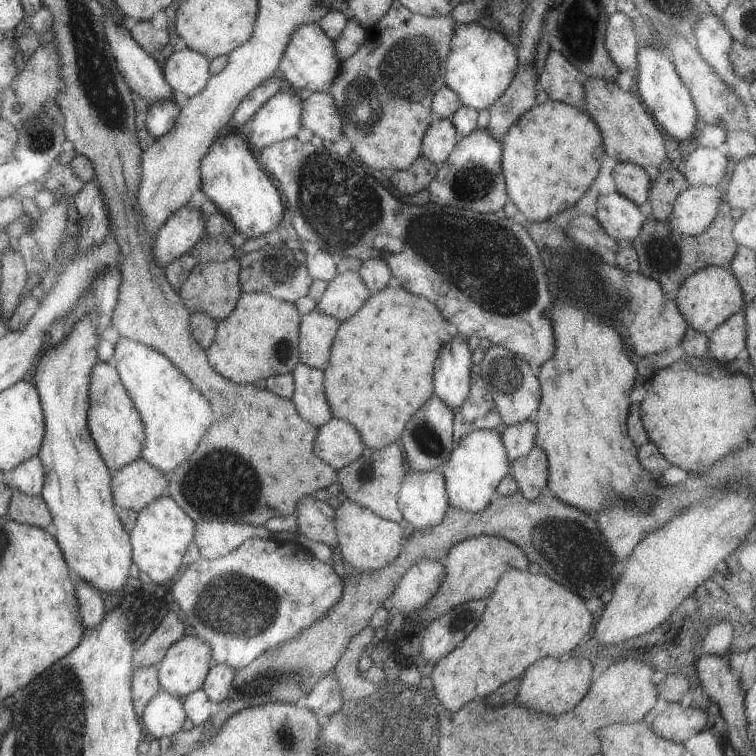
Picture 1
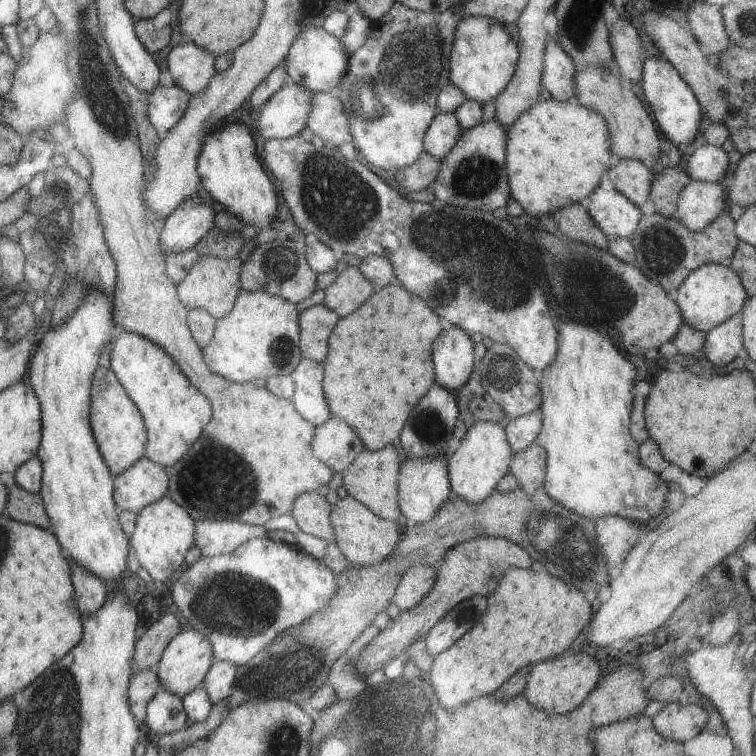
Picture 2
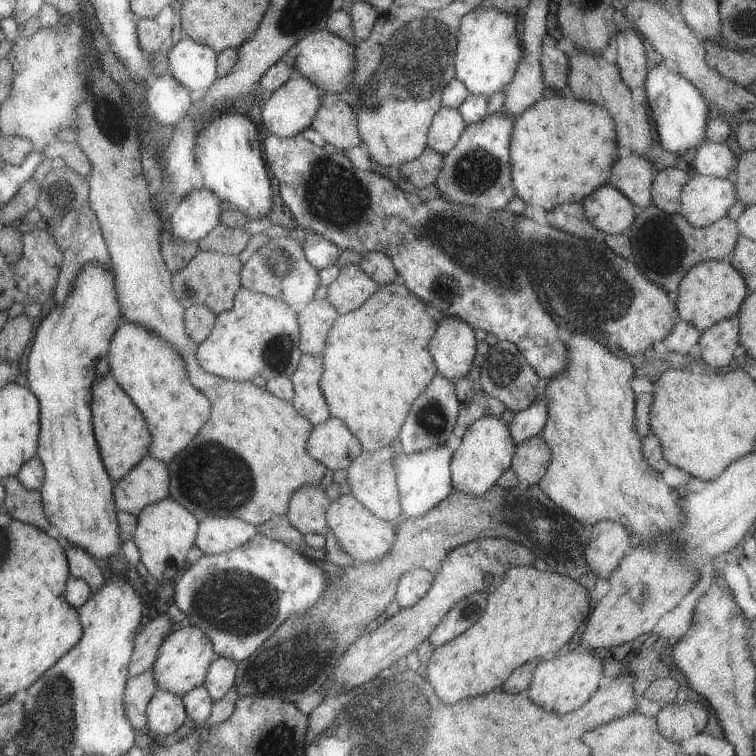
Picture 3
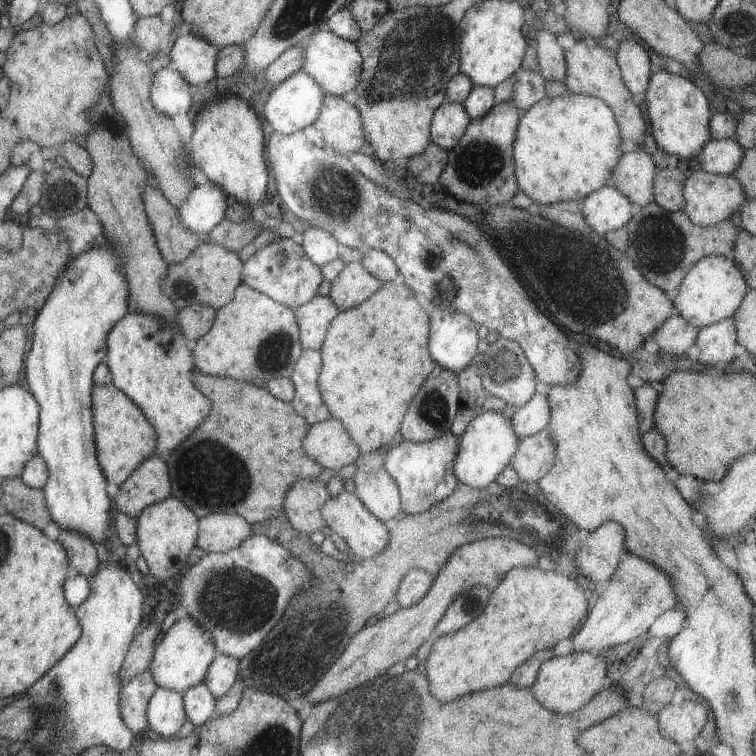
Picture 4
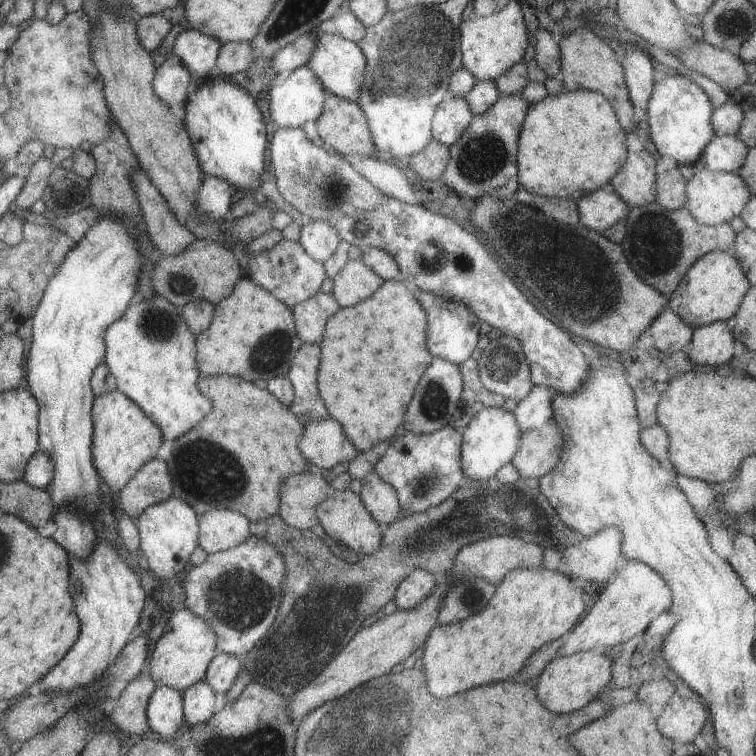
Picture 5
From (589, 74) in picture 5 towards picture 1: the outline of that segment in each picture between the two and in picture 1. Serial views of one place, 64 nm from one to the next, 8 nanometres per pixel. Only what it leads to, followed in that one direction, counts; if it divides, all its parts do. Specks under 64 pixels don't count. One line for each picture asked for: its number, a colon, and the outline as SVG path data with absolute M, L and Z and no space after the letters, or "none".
1: M585 80L585 98L583 98L583 112L591 116L601 132L601 146L603 152L617 160L617 164L635 164L641 166L651 182L659 174L659 166L667 160L667 146L661 136L661 130L653 116L645 110L637 96L629 92L621 92L617 84L605 80Z
2: M587 68L575 74L575 104L585 106L587 110L595 112L599 118L605 120L605 126L609 130L609 150L619 160L639 160L649 170L653 168L653 162L659 160L659 130L651 116L651 112L645 108L643 102L639 102L637 92L623 90L617 82L617 78L607 68Z
3: M571 54L571 56L569 56L567 92L569 92L573 98L581 100L581 102L591 102L593 106L599 106L601 110L605 110L605 112L611 116L611 120L613 120L613 124L615 124L615 146L617 146L617 150L623 150L623 152L627 152L627 154L645 158L645 160L649 162L647 154L649 154L649 150L651 150L651 146L653 146L653 140L651 140L651 126L649 126L649 120L651 120L651 118L647 118L647 112L649 112L649 110L647 110L647 108L641 108L641 104L637 104L637 102L631 100L631 92L629 92L629 88L625 86L625 82L621 80L619 70L617 70L615 64L605 62L601 56L591 58L589 54Z
4: M575 42L567 52L565 52L565 82L563 86L567 86L569 94L577 94L577 96L589 96L589 98L597 98L599 102L603 102L615 116L617 122L617 130L619 130L619 140L623 142L633 142L637 146L643 146L643 138L645 138L645 122L643 122L643 112L641 106L635 106L631 100L631 92L627 90L627 86L623 84L621 72L617 68L617 62L613 56L609 56L601 44L583 44L583 42Z

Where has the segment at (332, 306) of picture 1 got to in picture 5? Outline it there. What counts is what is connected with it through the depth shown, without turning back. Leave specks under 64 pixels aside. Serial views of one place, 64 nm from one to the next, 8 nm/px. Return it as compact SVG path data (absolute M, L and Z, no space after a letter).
M351 260L337 272L331 282L333 300L339 304L339 308L347 308L375 294L375 290L379 290L385 280L373 274L361 260Z

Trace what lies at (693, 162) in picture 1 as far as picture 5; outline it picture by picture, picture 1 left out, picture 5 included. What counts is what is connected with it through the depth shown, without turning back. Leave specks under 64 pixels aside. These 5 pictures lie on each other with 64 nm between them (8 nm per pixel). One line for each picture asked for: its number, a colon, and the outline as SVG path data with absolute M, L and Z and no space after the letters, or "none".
2: M699 146L695 152L691 152L689 158L685 158L683 172L689 176L691 182L717 184L719 180L723 180L727 164L729 162L723 148Z
3: M703 142L695 150L691 160L691 168L697 176L721 178L721 180L729 176L735 164L737 160L733 156L733 150L729 150L725 144L711 144L711 142Z
4: M709 140L695 158L703 172L731 176L743 158L743 148L731 140Z
5: M723 136L713 138L701 154L701 160L705 164L705 170L709 172L725 172L725 174L737 174L737 170L743 166L747 158L749 148L737 138L737 136Z

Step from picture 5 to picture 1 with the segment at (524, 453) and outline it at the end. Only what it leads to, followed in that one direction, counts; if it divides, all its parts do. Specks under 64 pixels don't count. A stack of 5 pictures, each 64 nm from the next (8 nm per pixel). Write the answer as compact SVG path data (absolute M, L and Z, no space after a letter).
M535 446L527 456L509 464L509 476L513 476L527 502L537 500L541 494L547 494L547 454Z

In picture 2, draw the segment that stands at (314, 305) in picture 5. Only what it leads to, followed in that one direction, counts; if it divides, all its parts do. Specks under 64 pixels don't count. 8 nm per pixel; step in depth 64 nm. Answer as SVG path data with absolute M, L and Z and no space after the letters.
M323 304L299 314L299 354L303 360L321 362L327 352L327 338L337 324L337 314Z

